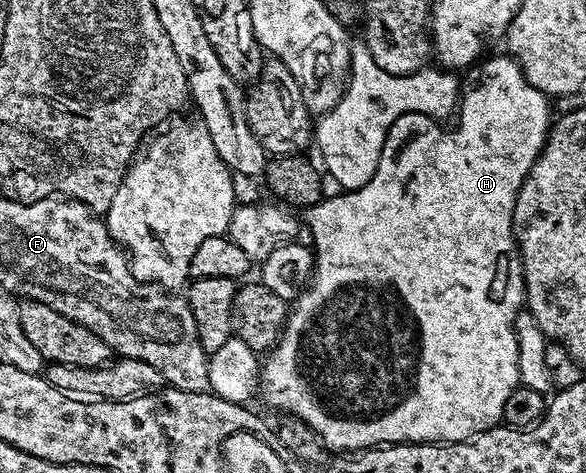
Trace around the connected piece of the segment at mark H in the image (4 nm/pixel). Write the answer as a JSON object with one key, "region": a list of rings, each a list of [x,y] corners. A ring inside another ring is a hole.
{"region":[[[511,56],[503,57],[485,57],[471,71],[472,83],[469,86],[467,83],[462,90],[462,113],[456,130],[440,130],[441,123],[426,114],[398,116],[398,120],[394,120],[392,128],[388,130],[378,168],[368,185],[358,192],[337,193],[336,202],[322,200],[311,207],[310,245],[316,257],[312,281],[295,298],[294,305],[288,312],[286,328],[280,332],[279,343],[267,351],[263,359],[258,370],[262,377],[258,394],[274,409],[284,410],[280,412],[287,412],[291,417],[300,418],[310,424],[312,431],[320,437],[329,451],[363,452],[389,444],[466,442],[484,430],[491,430],[503,419],[506,399],[510,396],[512,387],[520,385],[518,340],[514,331],[516,318],[522,313],[526,299],[522,293],[524,270],[520,267],[520,251],[514,248],[512,204],[514,195],[520,191],[522,179],[528,175],[528,167],[533,166],[537,154],[544,151],[544,141],[548,138],[547,130],[554,121],[554,113],[552,114],[550,107],[544,106],[544,93],[535,90],[520,72],[520,63]],[[407,334],[412,338],[420,334],[420,355],[416,358],[416,387],[406,391],[404,398],[398,399],[388,410],[388,346],[396,350],[399,346],[406,345]]]}

